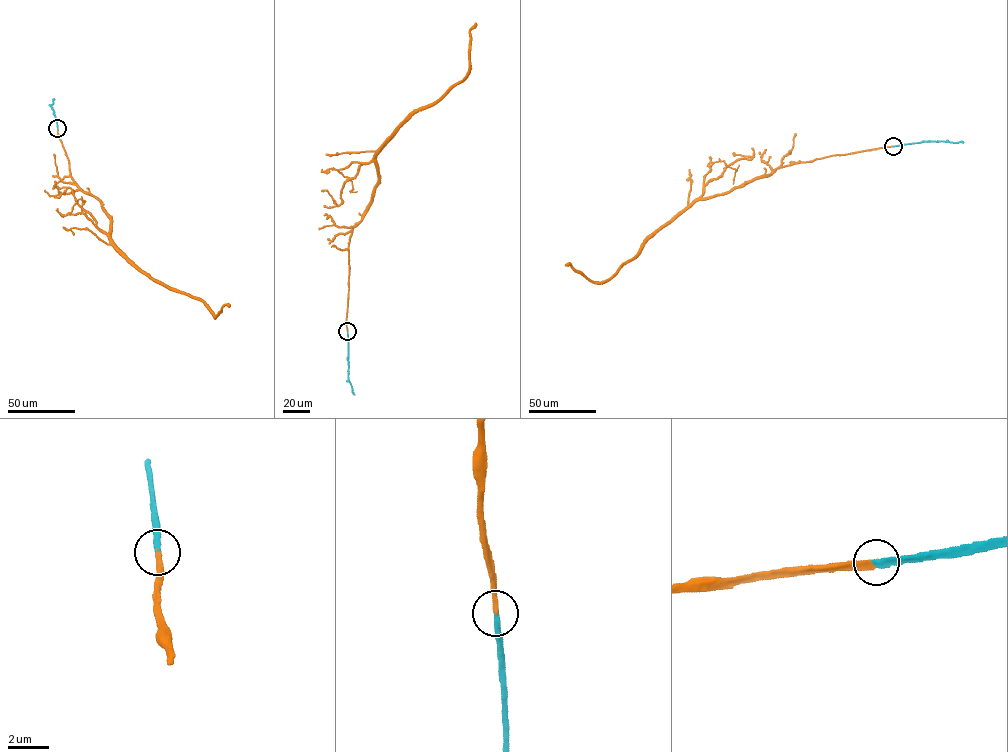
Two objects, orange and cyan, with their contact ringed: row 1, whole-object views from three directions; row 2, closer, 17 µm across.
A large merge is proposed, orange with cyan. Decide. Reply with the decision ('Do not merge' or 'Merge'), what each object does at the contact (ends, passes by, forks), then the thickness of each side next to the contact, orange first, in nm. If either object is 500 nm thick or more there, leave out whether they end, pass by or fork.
Merge. At the ring orange ends. At the ring cyan ends. Thickness 280 nm (orange) against 320 nm

